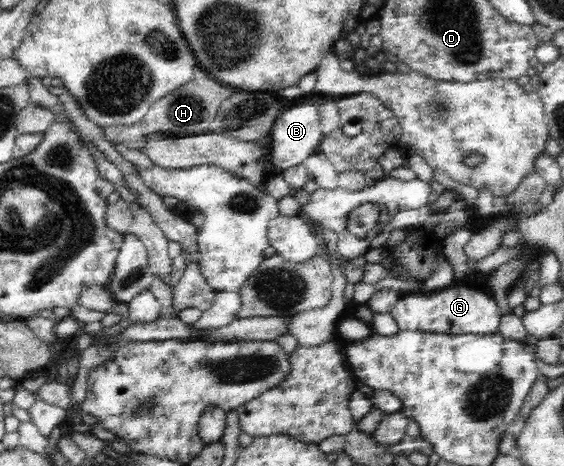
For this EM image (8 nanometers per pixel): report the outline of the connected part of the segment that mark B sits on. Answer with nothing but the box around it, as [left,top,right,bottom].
[270,96,324,173]

